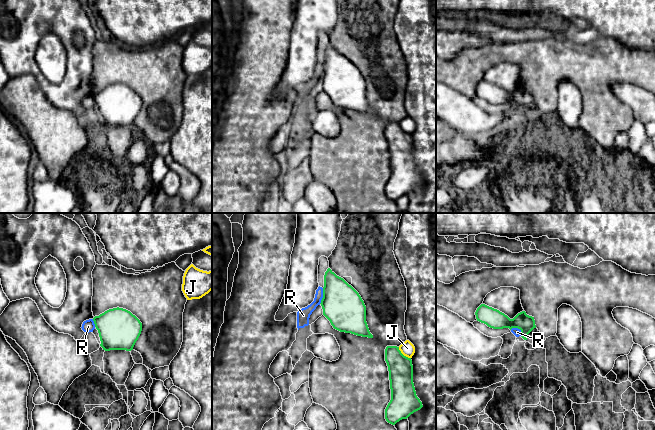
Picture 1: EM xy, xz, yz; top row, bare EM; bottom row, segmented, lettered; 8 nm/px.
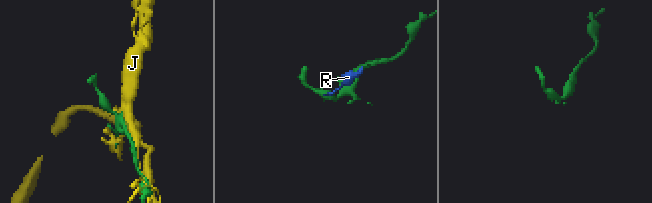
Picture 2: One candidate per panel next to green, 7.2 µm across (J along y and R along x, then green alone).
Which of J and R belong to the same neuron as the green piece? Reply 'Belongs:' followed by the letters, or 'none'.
Belongs: none

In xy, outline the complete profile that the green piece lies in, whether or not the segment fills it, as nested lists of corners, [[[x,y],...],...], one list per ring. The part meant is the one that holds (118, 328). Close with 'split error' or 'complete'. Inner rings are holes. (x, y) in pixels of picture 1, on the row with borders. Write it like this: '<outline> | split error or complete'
[[[113,308],[93,318],[101,344],[105,351],[131,351],[138,340],[142,323],[130,311]]] | complete

